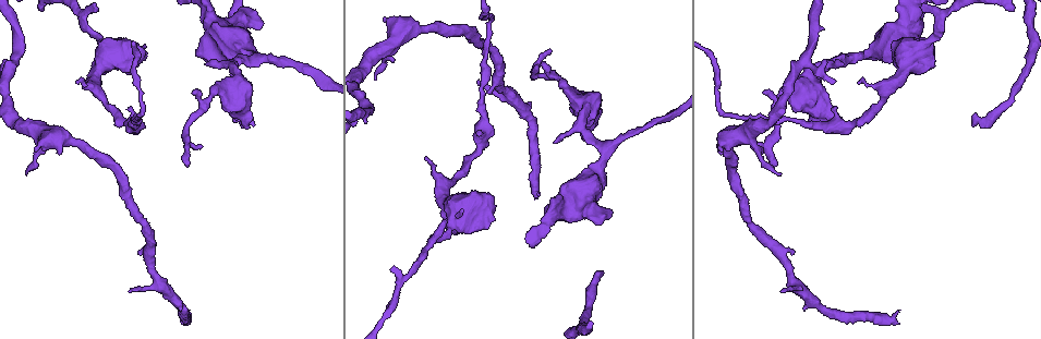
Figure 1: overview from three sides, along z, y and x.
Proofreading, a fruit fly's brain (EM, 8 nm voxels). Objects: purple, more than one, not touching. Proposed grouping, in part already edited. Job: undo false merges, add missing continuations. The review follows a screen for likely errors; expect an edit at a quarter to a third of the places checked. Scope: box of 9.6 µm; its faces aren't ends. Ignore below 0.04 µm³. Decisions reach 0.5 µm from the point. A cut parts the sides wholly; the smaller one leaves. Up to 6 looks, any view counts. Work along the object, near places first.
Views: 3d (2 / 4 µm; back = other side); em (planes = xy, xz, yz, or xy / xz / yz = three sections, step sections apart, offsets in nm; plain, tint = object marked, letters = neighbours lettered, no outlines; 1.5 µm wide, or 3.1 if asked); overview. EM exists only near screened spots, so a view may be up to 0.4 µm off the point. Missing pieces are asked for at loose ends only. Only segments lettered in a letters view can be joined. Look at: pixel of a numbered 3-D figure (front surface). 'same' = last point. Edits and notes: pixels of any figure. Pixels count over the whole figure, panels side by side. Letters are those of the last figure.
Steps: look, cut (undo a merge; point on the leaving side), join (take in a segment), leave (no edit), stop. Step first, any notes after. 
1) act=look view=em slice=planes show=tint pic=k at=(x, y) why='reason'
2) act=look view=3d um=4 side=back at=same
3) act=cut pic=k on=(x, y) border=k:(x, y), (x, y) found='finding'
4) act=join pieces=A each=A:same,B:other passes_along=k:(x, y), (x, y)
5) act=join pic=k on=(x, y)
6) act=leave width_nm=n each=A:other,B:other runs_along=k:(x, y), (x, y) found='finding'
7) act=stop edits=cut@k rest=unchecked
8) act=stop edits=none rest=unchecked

act=look view=em slice=xy step=8 show=tint pic=1 at=(535, 196) why='end of a long branch'

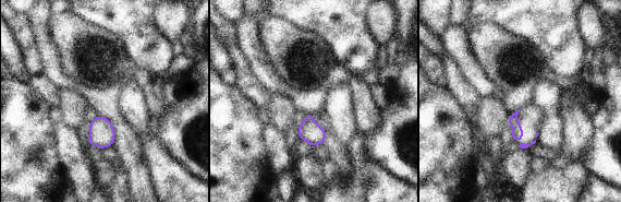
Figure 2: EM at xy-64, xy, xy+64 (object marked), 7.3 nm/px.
act=look view=em slice=xy step=8 show=letters at=same why='see the neighbours'

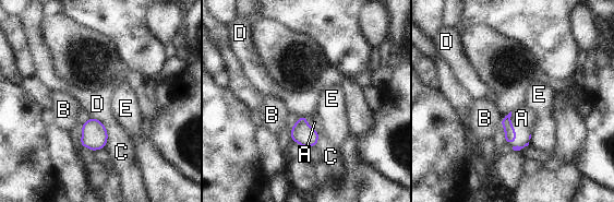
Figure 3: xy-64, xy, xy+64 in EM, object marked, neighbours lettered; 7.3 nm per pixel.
act=join pieces=A each=A:same,B:other,C:other,D:other,E:other passes_along=3:(509, 131), (513, 128), (521, 118) found='the neuron continues'

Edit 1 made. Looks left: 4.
act=look view=overview

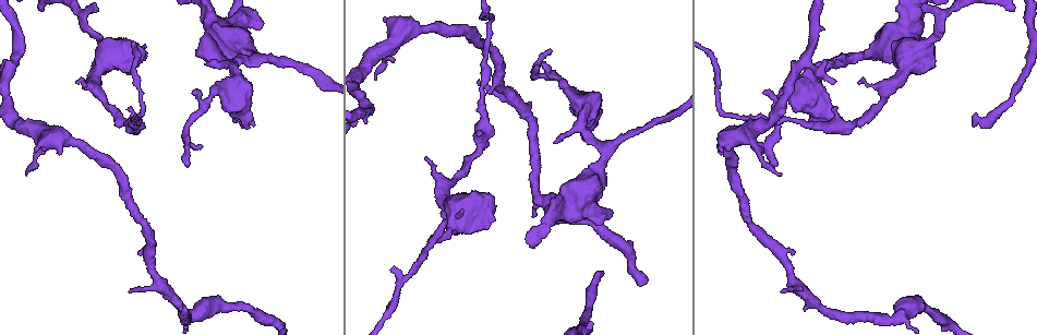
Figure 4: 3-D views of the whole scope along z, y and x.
act=look view=3d um=4 pic=4 at=(805, 61) why='three arms meet'

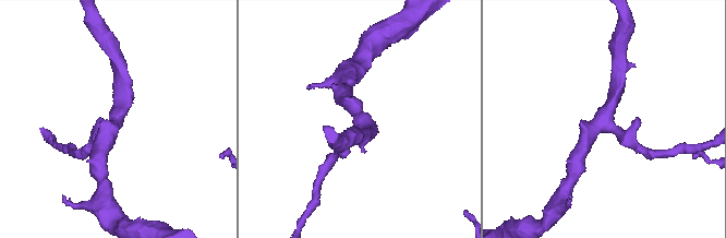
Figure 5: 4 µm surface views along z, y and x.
act=look view=em slice=planes show=letters pic=5 at=(361, 120) arms=3 arm_widths_nm=170,220,280

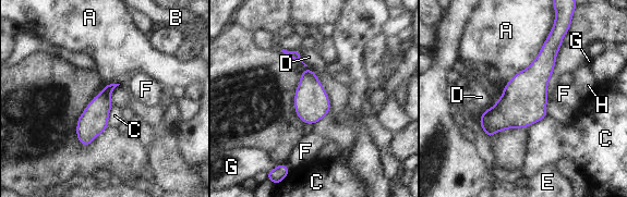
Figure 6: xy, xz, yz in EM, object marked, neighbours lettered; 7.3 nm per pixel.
act=leave width_nm=160 each=A:other,B:other,C:other,D:other,E:other,F:other,G:other,H:other border=6:(546, 114), (523, 127) found='one neuron here'

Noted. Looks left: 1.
act=stop edits=join@3 rest=unchecked

